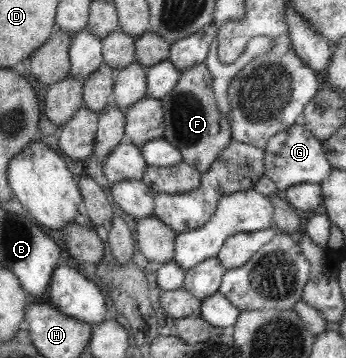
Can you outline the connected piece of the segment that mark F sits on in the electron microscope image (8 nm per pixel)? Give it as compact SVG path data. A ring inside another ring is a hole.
M201 62L180 70L176 86L160 102L164 116L162 138L180 150L182 162L201 174L205 173L216 162L220 151L232 141L231 123L217 107L216 98L213 97L212 77L205 64Z

